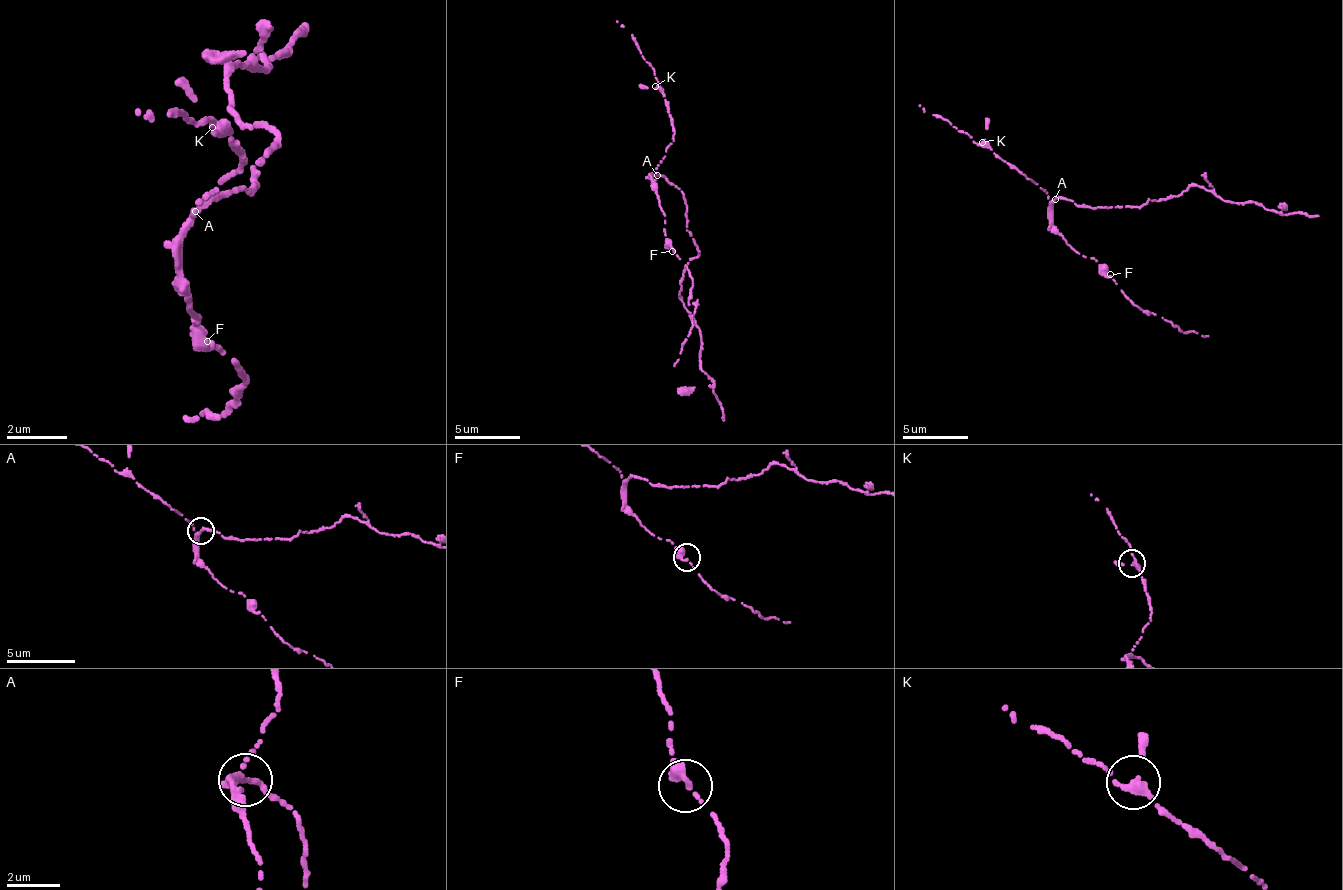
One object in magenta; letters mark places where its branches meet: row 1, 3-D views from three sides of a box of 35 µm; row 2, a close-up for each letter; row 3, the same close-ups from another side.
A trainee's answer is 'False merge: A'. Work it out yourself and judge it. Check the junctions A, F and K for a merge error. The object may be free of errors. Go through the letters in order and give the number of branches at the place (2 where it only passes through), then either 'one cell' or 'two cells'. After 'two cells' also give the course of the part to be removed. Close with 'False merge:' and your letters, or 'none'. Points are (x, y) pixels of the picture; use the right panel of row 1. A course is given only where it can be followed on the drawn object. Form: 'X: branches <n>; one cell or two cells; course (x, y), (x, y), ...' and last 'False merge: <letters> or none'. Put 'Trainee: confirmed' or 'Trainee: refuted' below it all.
A: branches 3; two cells; course (1054, 198), (1075, 206), (1114, 206), (1179, 197), (1196, 184), (1223, 201), (1262, 205), (1319, 217)
F: branches 2; one cell
K: branches 3; one cell
False merge: A
Trainee: confirmed

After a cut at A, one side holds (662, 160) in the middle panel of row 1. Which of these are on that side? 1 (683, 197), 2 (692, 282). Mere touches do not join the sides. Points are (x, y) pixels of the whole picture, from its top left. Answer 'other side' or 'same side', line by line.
1: other side
2: same side

